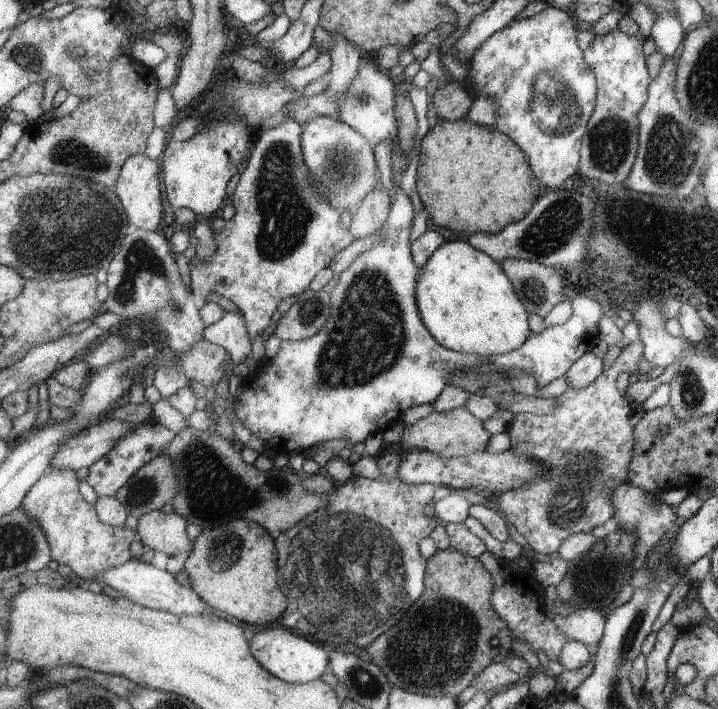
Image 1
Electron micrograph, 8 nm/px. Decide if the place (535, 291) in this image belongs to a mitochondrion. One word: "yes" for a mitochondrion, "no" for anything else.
yes

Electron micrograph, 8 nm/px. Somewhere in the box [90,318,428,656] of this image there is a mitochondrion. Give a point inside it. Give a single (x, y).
(346, 572)

